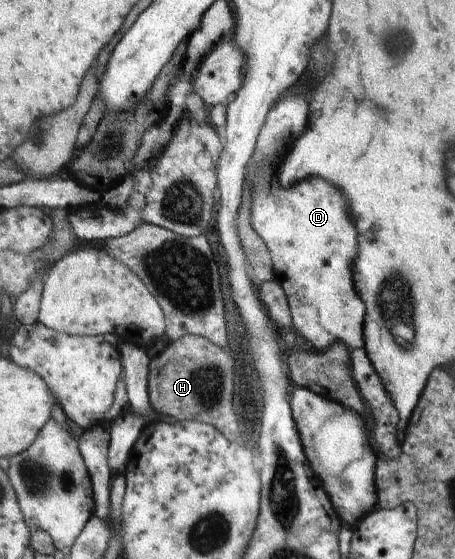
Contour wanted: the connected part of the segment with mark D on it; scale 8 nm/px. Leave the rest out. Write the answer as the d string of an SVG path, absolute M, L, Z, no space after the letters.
M300 89L299 91L291 90L287 96L280 98L270 107L265 116L265 124L258 133L245 174L244 185L248 186L250 192L249 220L254 232L269 252L273 278L282 287L291 316L291 325L298 340L310 342L316 351L324 351L335 343L346 346L348 350L362 349L362 325L366 316L366 306L358 298L351 279L352 260L358 236L347 215L347 202L337 188L318 177L309 177L287 189L280 188L277 181L275 170L282 160L276 162L276 158L285 158L293 142L306 130L306 119L309 118L307 93Z

